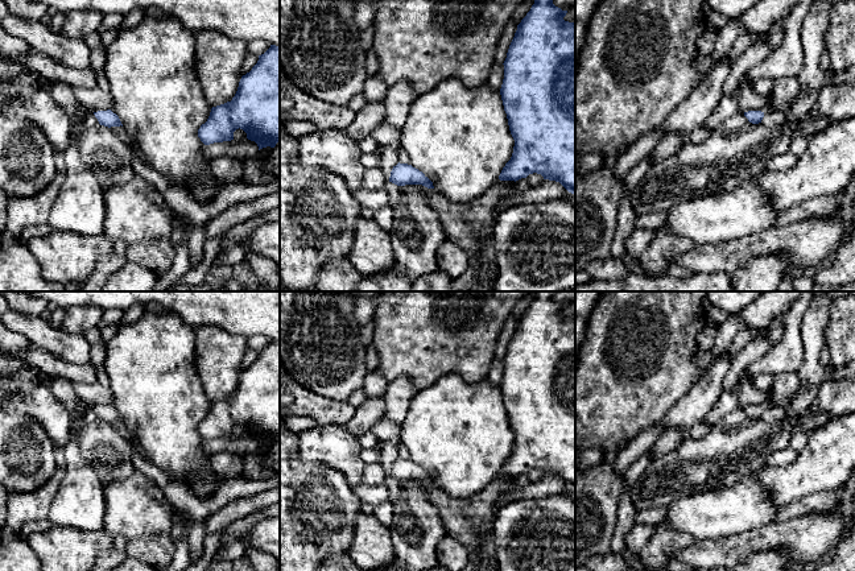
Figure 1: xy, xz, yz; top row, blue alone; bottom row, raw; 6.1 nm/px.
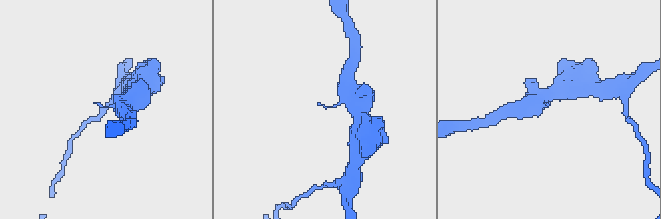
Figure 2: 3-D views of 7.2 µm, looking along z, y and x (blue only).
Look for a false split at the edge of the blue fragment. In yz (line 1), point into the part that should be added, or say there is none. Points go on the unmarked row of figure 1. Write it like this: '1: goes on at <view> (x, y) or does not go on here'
1: does not go on here

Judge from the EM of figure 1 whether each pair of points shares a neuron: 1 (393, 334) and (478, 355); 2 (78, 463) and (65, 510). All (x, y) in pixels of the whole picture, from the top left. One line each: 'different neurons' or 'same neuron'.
1: same neuron
2: same neuron

